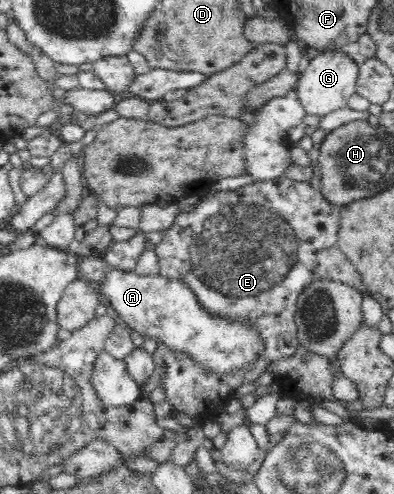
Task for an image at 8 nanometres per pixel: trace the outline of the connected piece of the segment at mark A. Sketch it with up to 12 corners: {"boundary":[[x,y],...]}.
{"boundary":[[112,269],[97,287],[140,335],[236,373],[256,330],[210,316],[180,281]]}

